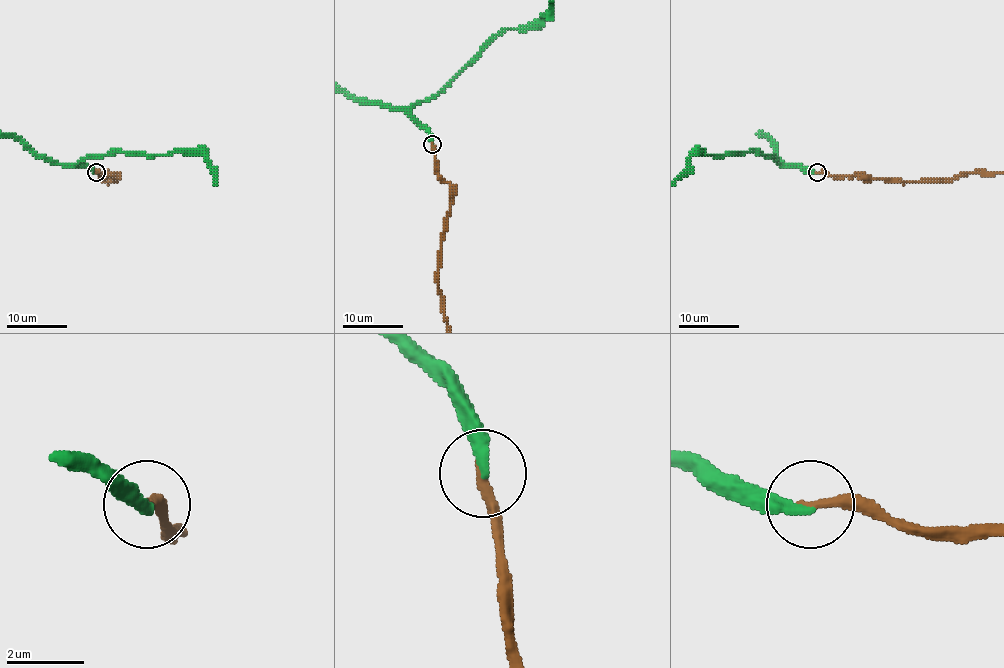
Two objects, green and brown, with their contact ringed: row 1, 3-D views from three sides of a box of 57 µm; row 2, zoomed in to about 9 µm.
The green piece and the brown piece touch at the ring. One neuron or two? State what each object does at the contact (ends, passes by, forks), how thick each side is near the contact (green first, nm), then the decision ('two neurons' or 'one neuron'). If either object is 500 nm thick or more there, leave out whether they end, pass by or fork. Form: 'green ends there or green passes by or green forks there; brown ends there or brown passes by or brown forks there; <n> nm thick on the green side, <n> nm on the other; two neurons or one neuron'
green ends there; brown ends there; 280 nm thick on the green side, 240 nm on the other; two neurons

